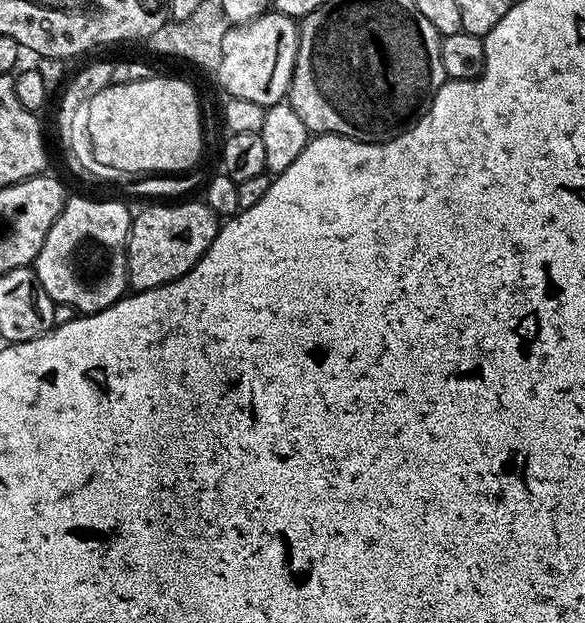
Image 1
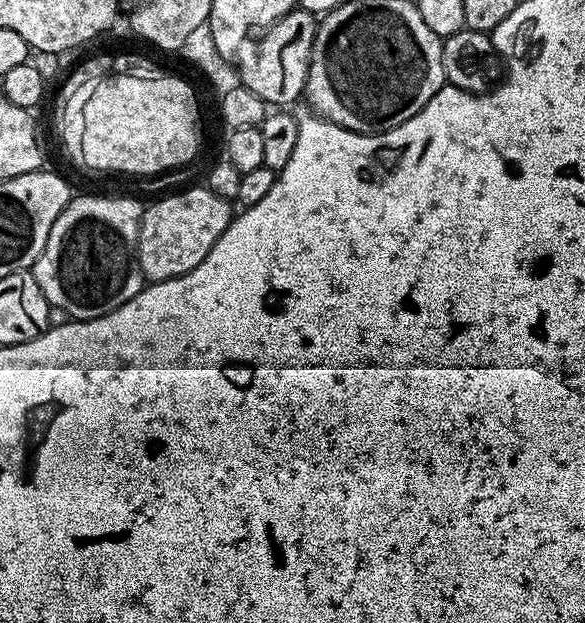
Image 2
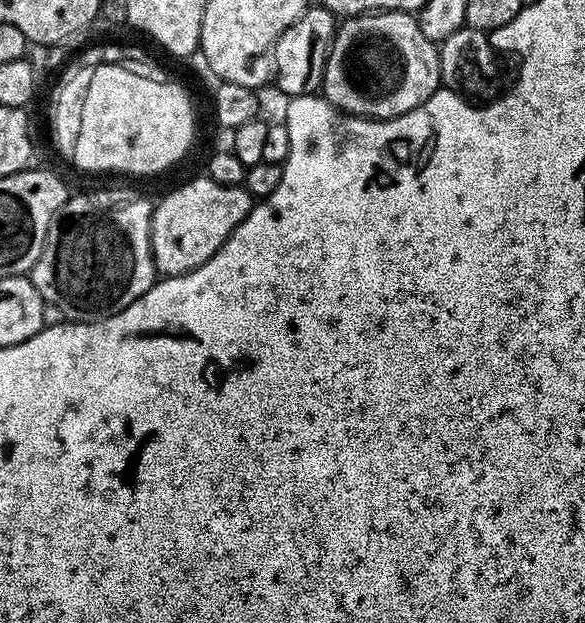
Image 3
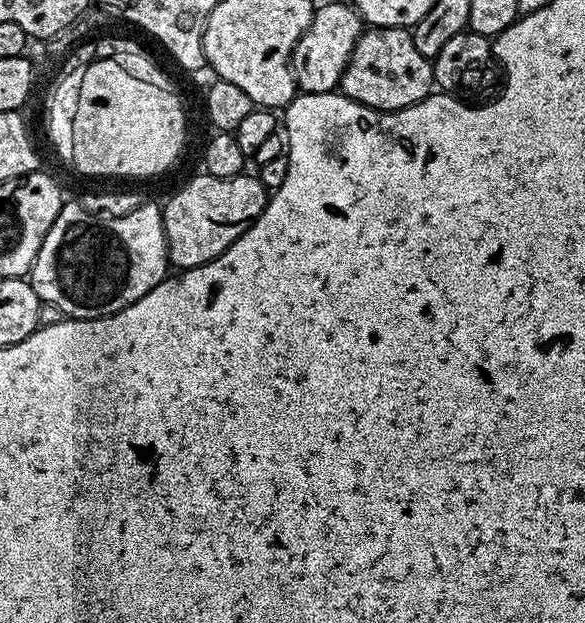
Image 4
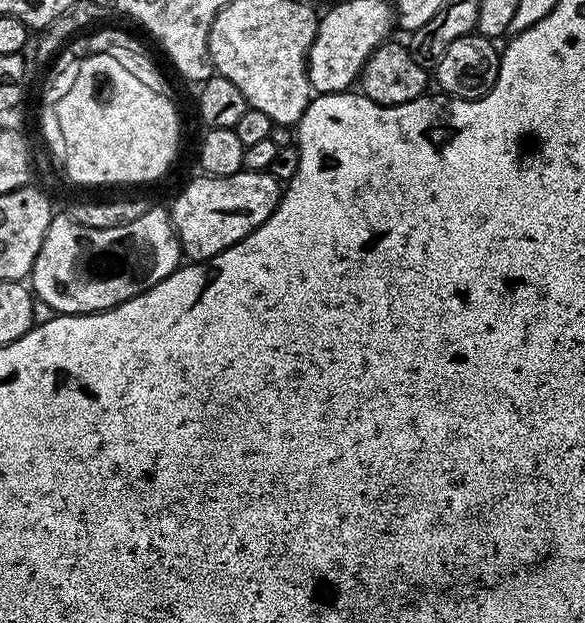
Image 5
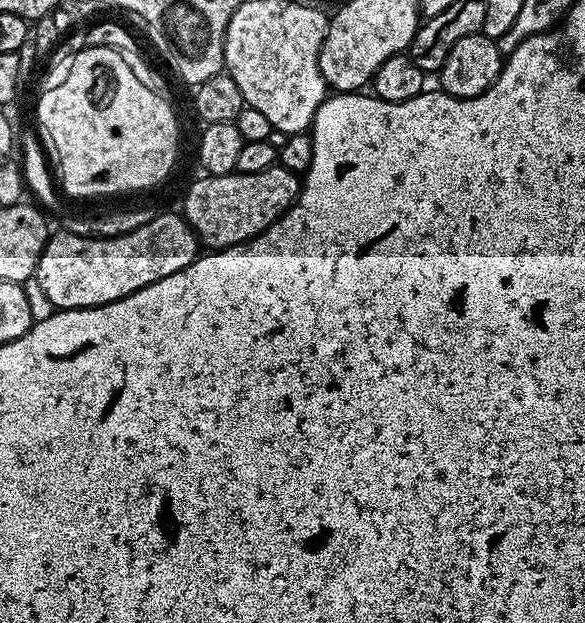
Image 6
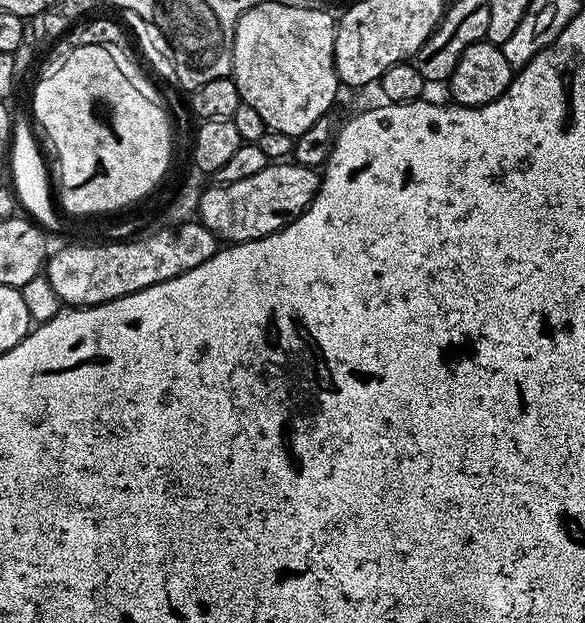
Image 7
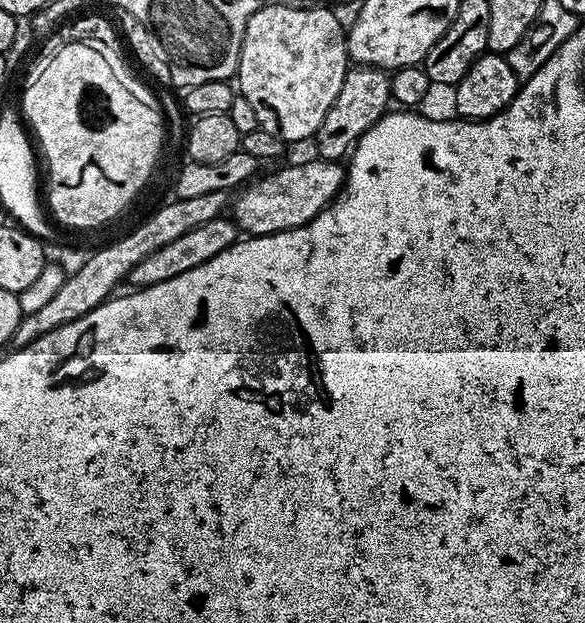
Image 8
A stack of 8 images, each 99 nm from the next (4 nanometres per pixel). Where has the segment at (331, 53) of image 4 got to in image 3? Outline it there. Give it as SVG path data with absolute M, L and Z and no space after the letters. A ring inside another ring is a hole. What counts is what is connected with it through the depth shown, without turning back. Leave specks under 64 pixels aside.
M323 6L309 7L307 12L300 15L300 20L294 22L288 29L277 38L274 45L274 53L276 52L276 84L285 92L285 97L294 96L310 96L321 91L324 83L324 67L326 66L326 58L328 51L332 45L332 39L336 37L336 29L338 27L337 17Z

